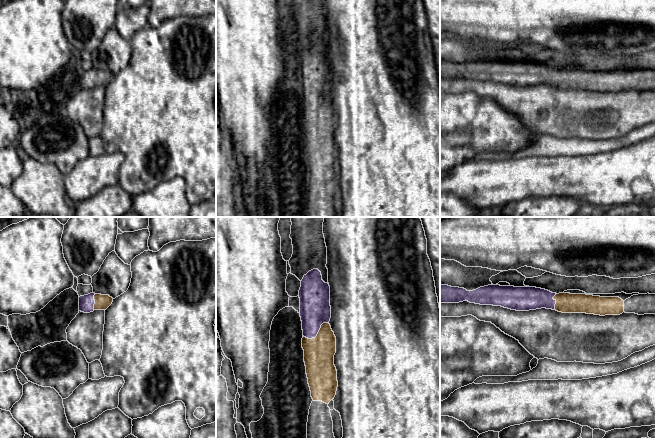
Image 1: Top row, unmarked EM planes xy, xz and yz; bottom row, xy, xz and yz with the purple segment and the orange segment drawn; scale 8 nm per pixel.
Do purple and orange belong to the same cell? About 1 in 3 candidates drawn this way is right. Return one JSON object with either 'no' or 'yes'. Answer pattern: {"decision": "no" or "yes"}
{"decision": "yes"}

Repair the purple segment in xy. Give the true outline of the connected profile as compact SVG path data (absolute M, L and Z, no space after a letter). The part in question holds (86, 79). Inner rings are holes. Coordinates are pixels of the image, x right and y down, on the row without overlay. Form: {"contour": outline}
{"contour": "M90 69L79 73L79 87L90 89L94 86L106 86L113 78L109 71Z"}

